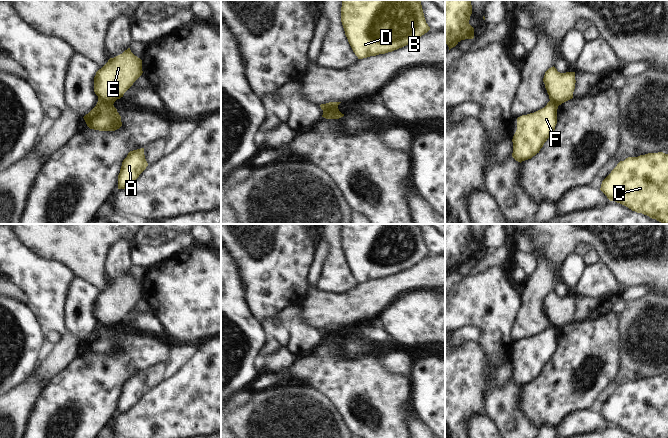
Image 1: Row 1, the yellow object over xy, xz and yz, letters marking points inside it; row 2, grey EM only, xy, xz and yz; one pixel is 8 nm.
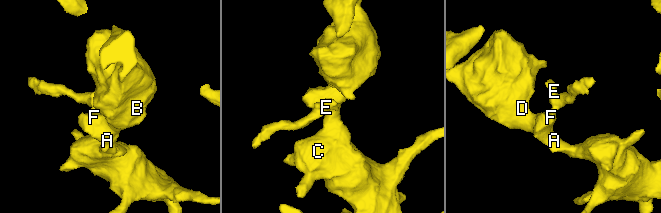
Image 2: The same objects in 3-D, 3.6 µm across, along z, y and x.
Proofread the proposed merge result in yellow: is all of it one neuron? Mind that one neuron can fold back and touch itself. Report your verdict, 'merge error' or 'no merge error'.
merge error

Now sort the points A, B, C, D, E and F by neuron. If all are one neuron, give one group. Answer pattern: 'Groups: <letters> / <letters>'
Groups: A B C D F / E.

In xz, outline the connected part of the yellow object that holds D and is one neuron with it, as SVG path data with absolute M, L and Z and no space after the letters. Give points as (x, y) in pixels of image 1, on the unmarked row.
M420 224L341 225L341 246L358 283L402 272L430 254Z

